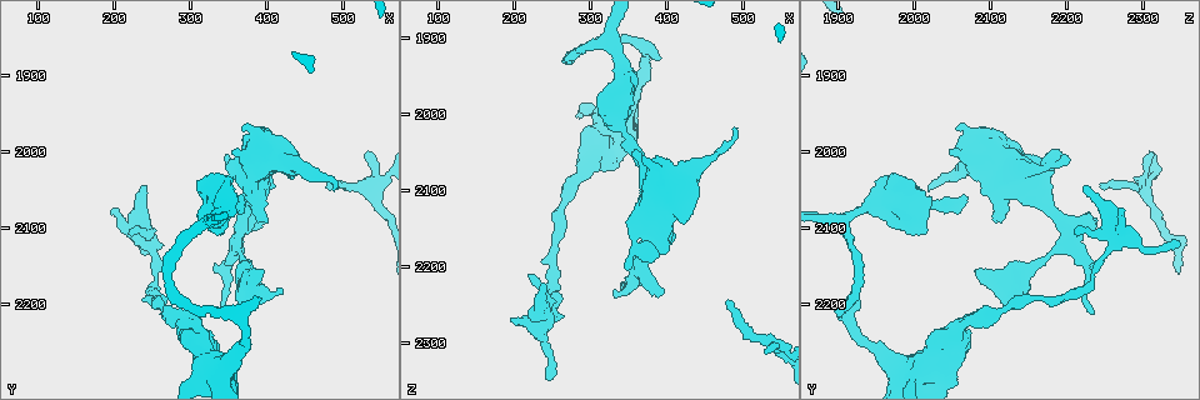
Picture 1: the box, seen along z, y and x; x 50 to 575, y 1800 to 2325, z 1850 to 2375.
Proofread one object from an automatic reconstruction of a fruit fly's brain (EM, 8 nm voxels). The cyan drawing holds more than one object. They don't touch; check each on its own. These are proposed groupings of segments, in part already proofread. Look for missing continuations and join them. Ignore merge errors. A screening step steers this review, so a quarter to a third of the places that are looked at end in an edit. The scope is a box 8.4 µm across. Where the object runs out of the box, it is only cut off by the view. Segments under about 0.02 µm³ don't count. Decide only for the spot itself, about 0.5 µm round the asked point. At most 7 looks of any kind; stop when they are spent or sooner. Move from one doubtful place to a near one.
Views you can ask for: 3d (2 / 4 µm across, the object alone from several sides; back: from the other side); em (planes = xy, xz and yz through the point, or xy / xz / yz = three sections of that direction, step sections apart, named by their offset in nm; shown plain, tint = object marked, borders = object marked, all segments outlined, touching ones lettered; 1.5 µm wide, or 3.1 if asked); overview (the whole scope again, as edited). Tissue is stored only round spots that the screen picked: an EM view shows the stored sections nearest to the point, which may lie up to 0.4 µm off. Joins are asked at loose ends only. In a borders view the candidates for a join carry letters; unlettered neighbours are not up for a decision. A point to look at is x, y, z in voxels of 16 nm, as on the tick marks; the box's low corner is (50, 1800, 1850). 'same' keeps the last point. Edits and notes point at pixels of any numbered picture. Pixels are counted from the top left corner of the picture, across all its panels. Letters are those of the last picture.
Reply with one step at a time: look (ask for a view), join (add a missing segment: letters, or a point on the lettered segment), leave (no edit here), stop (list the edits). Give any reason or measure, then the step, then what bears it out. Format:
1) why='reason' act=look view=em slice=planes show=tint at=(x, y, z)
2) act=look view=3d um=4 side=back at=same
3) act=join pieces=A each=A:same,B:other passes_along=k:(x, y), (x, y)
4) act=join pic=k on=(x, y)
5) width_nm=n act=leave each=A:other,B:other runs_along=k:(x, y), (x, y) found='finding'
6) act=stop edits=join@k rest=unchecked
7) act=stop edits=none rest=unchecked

why='branch stops here' act=look view=em slice=xy step=4 show=tint at=(355, 2005, 2045)

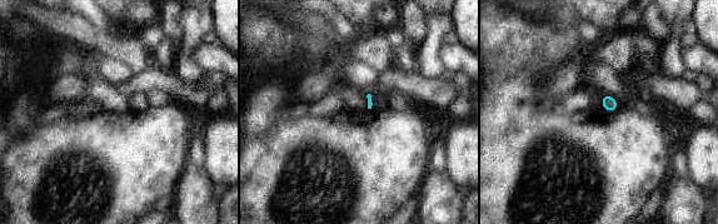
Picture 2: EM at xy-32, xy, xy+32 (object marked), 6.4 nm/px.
why='cut it another way' act=look view=em slice=planes show=borders at=same

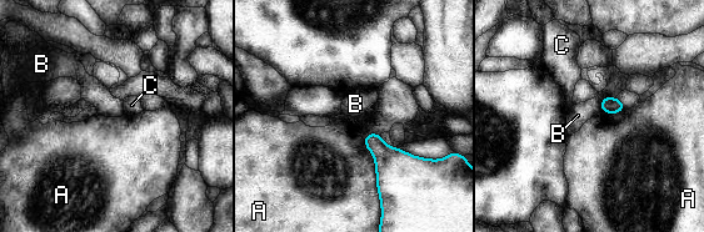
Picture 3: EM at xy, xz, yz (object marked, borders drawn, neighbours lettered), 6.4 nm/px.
act=leave each=A:other,B:other,C:other border=3:(368, 132), (364, 146), (380, 200) found='none of them fits'

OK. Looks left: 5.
why='branch stops here' act=look view=em slice=xz step=8 show=borders at=(190, 2080, 2265)

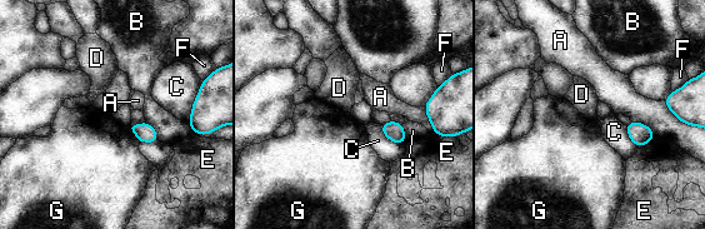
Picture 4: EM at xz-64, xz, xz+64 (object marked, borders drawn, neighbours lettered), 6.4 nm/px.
longest_contact=C:200nm act=leave each=A:other,B:other,C:other,D:other,E:other,F:other,G:other found='no lettered segment goes on from it'

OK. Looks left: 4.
why='an open end' act=look view=em slice=planes show=plain at=(400, 2090, 2235)

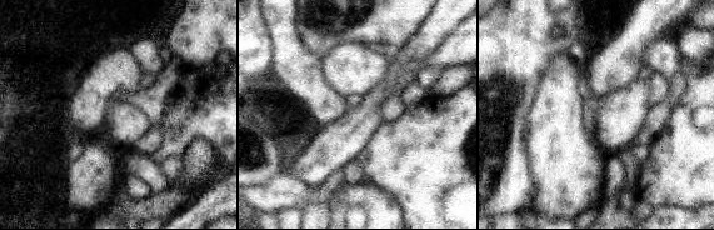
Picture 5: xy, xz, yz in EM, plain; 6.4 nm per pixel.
why='what lies round it' act=look view=em slice=planes show=borders at=same

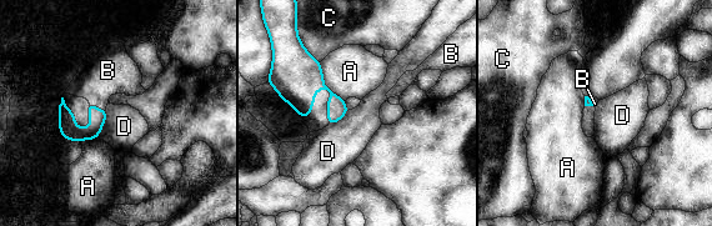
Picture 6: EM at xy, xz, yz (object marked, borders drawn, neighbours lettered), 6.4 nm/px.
longest_contact=A:300nm act=join pic=6 on=(106, 70) each=A:other,B:same,C:other,D:other found='the cell continues'

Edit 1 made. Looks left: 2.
act=stop edits=join@6 rest=unchecked

